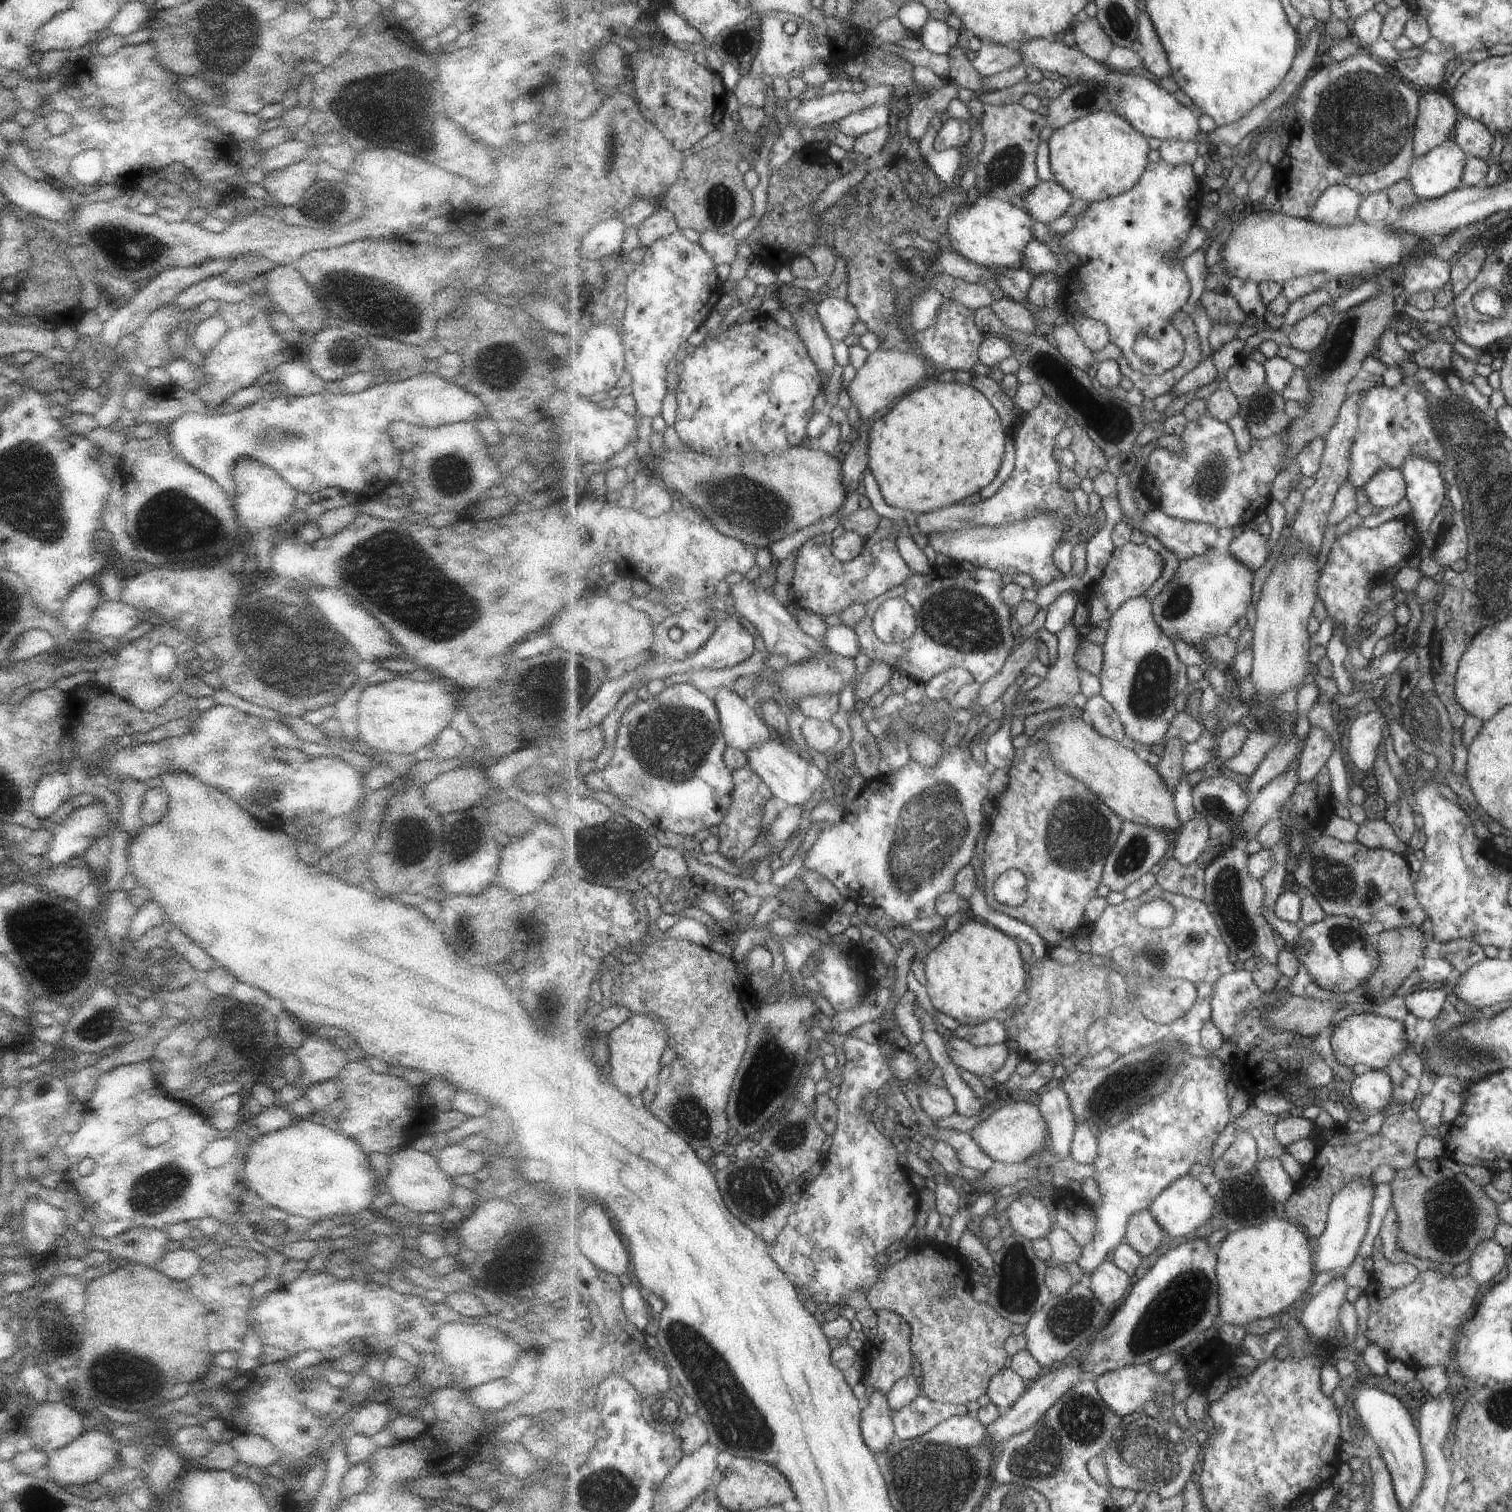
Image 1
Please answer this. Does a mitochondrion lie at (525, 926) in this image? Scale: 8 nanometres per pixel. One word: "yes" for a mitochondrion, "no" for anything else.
no

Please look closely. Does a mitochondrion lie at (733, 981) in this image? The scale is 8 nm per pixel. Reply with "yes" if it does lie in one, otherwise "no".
no

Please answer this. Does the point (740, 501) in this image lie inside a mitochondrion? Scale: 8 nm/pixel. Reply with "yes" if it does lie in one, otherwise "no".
yes

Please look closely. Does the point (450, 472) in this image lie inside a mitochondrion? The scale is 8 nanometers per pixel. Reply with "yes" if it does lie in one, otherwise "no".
yes

